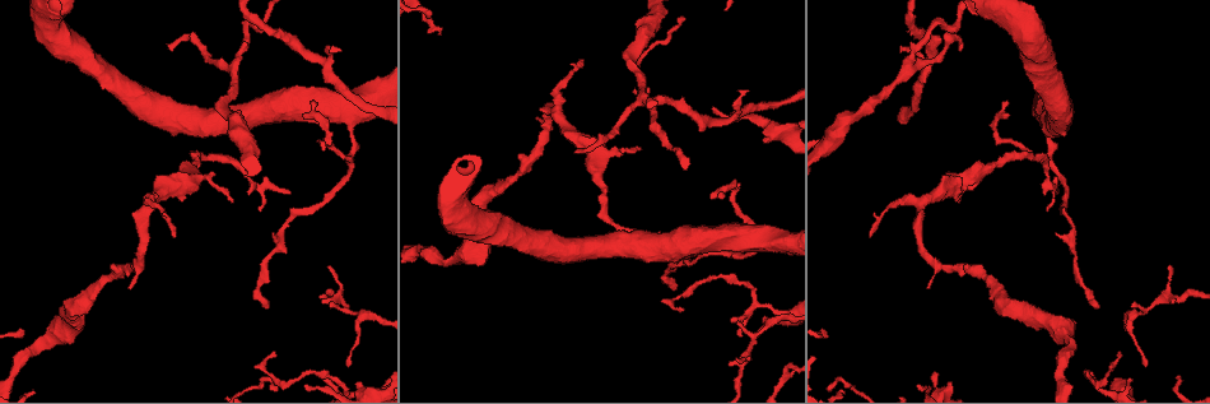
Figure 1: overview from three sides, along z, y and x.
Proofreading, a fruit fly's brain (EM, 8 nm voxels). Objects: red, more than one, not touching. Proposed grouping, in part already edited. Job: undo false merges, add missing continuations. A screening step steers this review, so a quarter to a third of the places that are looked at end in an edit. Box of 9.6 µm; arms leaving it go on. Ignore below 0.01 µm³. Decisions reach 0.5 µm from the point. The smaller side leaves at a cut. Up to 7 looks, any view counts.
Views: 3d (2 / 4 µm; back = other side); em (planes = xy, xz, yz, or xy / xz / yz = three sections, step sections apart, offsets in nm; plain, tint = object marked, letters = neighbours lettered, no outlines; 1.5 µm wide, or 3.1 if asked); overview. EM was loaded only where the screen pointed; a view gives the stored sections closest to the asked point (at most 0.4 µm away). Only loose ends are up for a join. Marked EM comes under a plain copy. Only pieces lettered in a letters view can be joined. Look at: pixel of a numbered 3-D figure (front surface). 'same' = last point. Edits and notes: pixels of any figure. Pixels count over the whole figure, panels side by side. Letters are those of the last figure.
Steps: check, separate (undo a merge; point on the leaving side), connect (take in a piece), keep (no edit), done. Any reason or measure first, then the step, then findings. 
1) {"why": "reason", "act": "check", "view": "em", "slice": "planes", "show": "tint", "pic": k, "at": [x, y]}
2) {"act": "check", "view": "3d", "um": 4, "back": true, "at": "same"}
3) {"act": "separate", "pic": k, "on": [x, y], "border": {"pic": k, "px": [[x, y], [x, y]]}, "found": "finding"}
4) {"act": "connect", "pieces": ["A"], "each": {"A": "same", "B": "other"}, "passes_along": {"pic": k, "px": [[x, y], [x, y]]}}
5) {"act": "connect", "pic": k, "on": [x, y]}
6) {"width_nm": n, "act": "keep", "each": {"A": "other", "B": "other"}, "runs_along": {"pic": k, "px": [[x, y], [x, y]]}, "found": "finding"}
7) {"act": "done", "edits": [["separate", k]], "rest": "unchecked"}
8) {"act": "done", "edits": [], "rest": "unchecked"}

{"why": "thin end", "act": "check", "view": "em", "slice": "yz", "step": 8, "show": "letters", "pic": 1, "at": [899, 51]}

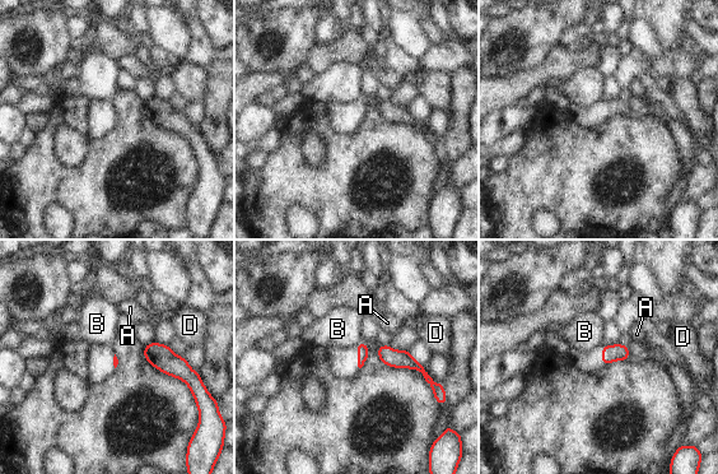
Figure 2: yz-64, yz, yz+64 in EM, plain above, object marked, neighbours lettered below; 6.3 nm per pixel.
{"act": "keep", "each": {"A": "other", "B": "other", "D": "other"}, "border": {"pic": 2, "px": [[360, 339], [355, 345]]}, "found": "none of them fits"}

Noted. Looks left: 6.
{"why": "tapers out", "act": "check", "view": "3d", "um": 2, "pic": 1, "at": [582, 59]}

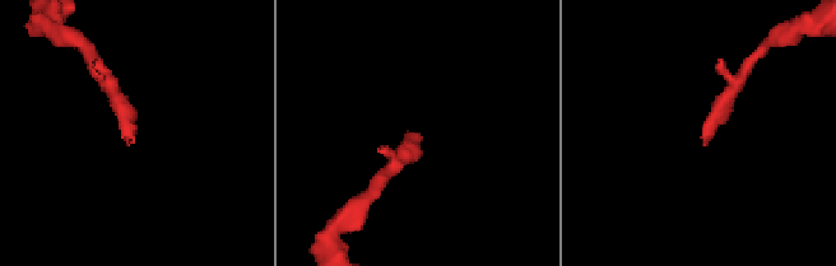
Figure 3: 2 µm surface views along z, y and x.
{"why": "need the tissue", "act": "check", "view": "em", "slice": "planes", "show": "letters", "pic": 3, "at": [706, 145]}

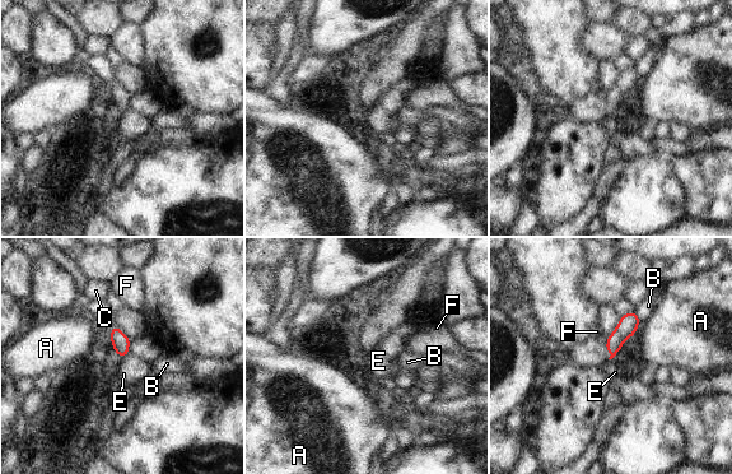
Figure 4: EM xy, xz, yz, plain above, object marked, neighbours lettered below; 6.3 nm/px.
{"act": "keep", "each": {"A": "other", "B": "other", "C": "other", "E": "other", "F": "other"}, "border": {"pic": 4, "px": [[127, 353], [121, 359]]}, "found": "none of them fits"}

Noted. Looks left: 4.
{"why": "an open end", "act": "check", "view": "em", "slice": "yz", "step": 8, "show": "letters", "pic": 1, "at": [1048, 211]}

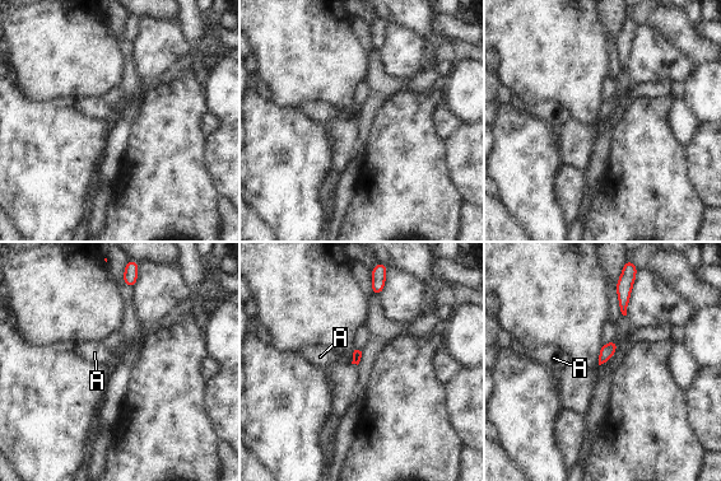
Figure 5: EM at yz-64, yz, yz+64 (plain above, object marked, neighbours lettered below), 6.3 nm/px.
{"act": "keep", "each": {"A": "other"}, "border": {"pic": 5, "px": [[353, 354], [350, 363]]}, "found": "none of them fits"}

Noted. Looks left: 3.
{"act": "done", "edits": [], "rest": "unchecked"}

